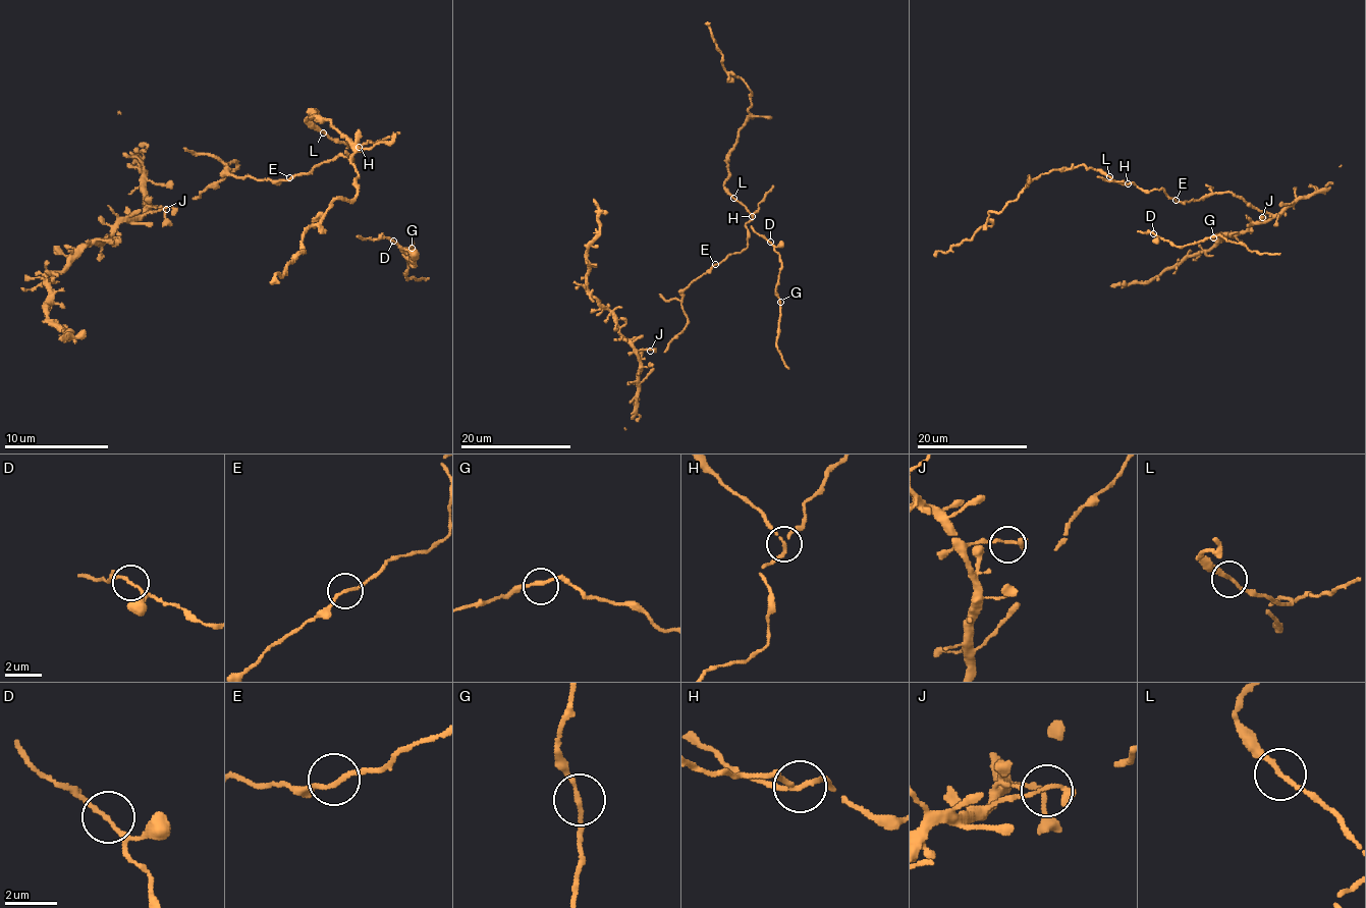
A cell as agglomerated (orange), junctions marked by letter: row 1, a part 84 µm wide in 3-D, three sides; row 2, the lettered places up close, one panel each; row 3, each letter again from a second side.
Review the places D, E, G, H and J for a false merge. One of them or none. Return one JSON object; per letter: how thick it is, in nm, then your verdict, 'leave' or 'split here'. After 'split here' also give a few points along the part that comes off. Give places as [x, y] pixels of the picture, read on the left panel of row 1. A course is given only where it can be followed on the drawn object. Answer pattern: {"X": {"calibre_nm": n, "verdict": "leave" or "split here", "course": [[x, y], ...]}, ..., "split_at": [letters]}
{"D": {"calibre_nm": 150, "verdict": "leave"}, "E": {"calibre_nm": 170, "verdict": "leave"}, "G": {"calibre_nm": 170, "verdict": "leave"}, "H": {"calibre_nm": 160, "verdict": "split here", "course": [[360, 146], [336, 143], [305, 119], [315, 112], [351, 146], [357, 196], [336, 198], [273, 282]]}, "J": {"calibre_nm": 150, "verdict": "leave"}, "split_at": ["H"]}

